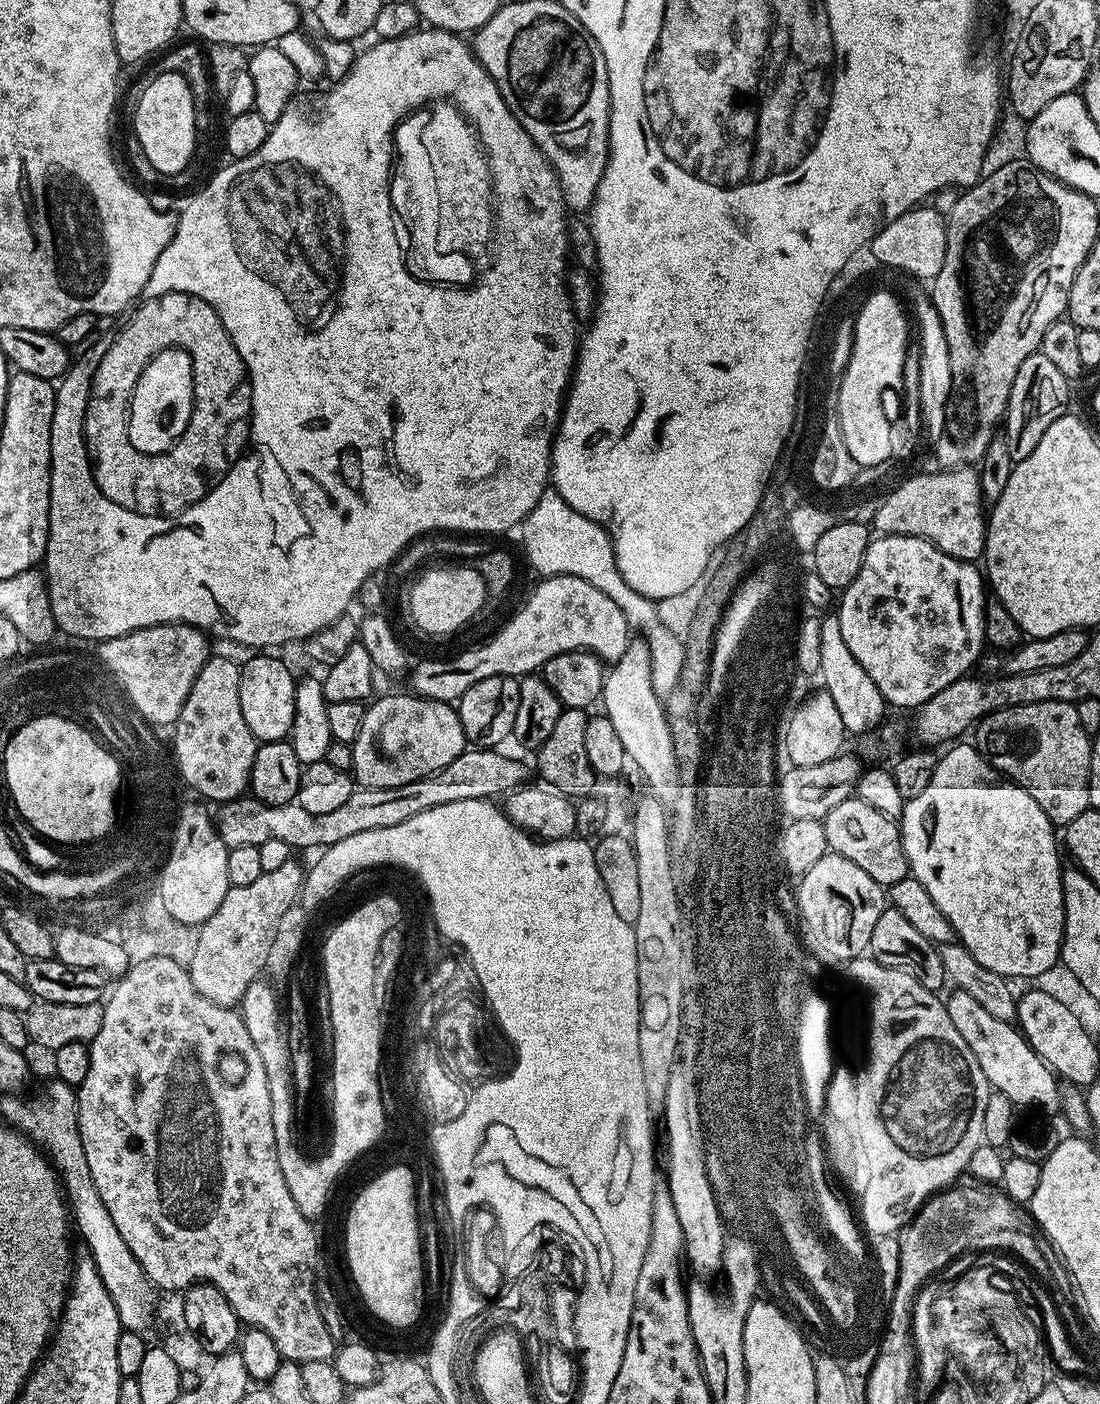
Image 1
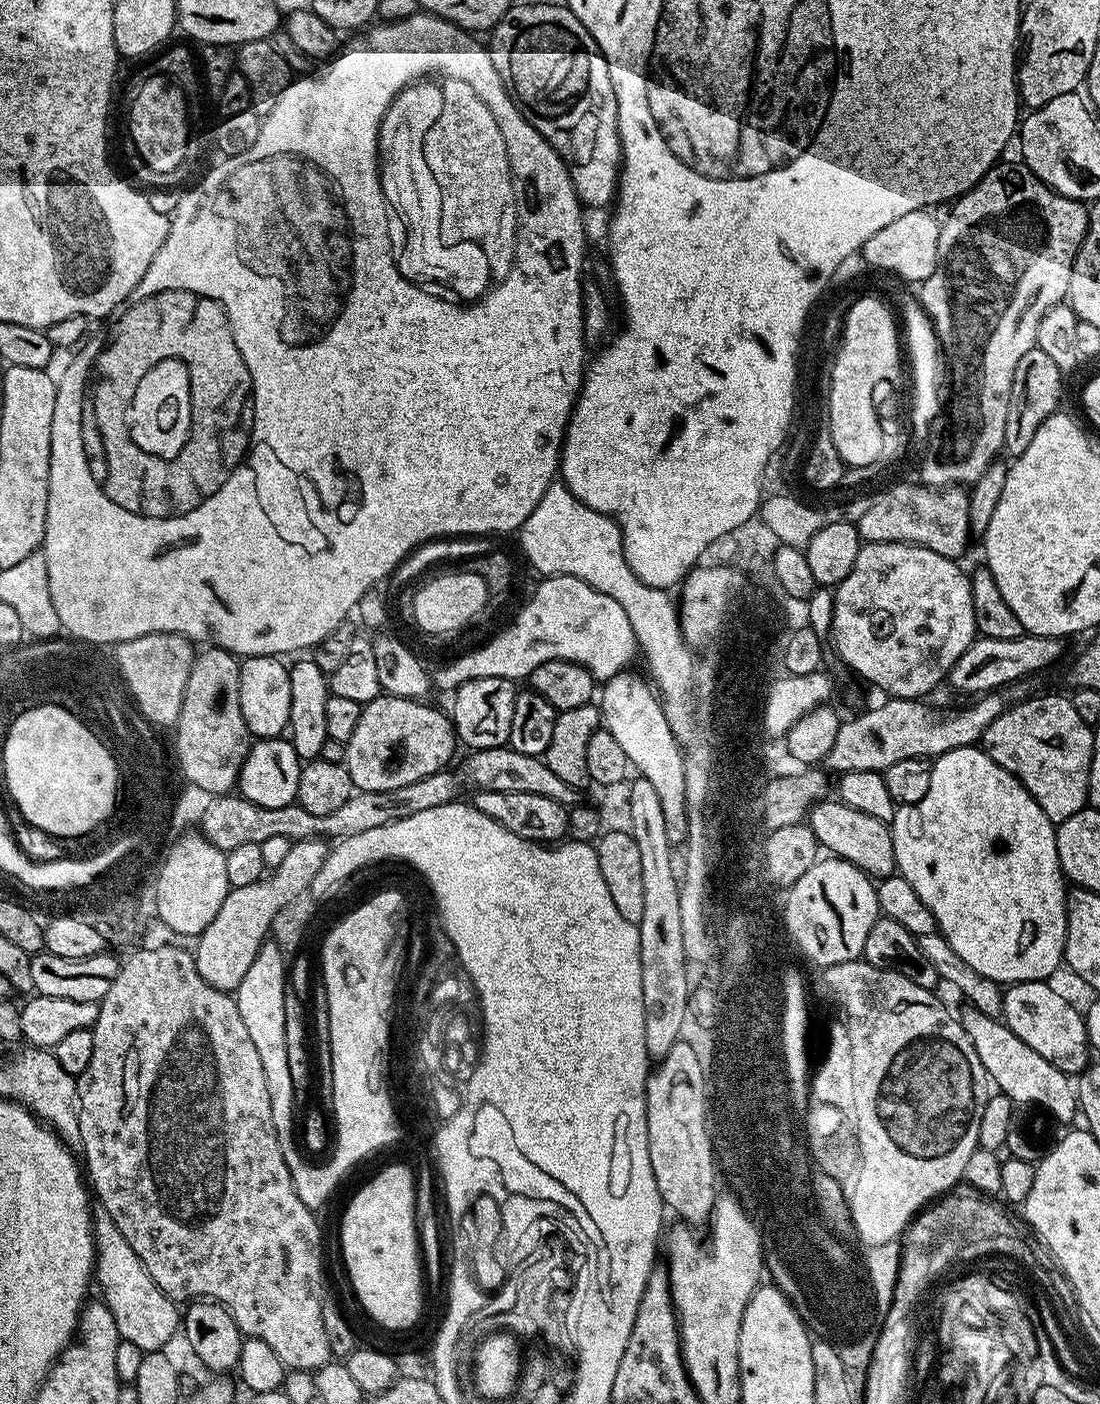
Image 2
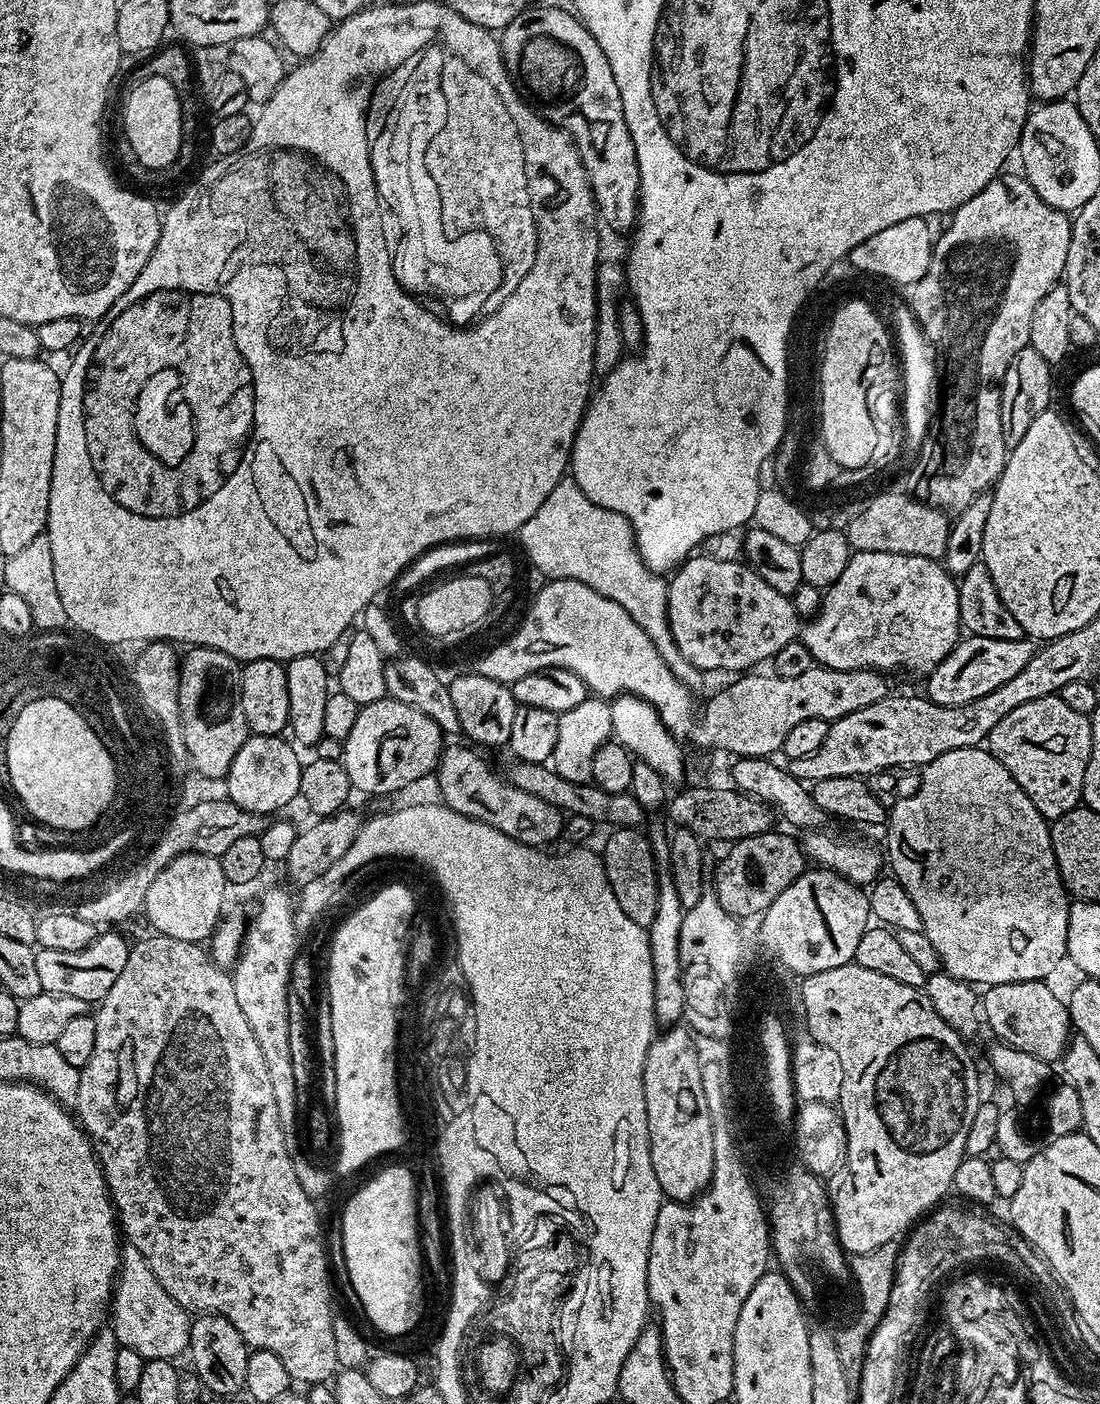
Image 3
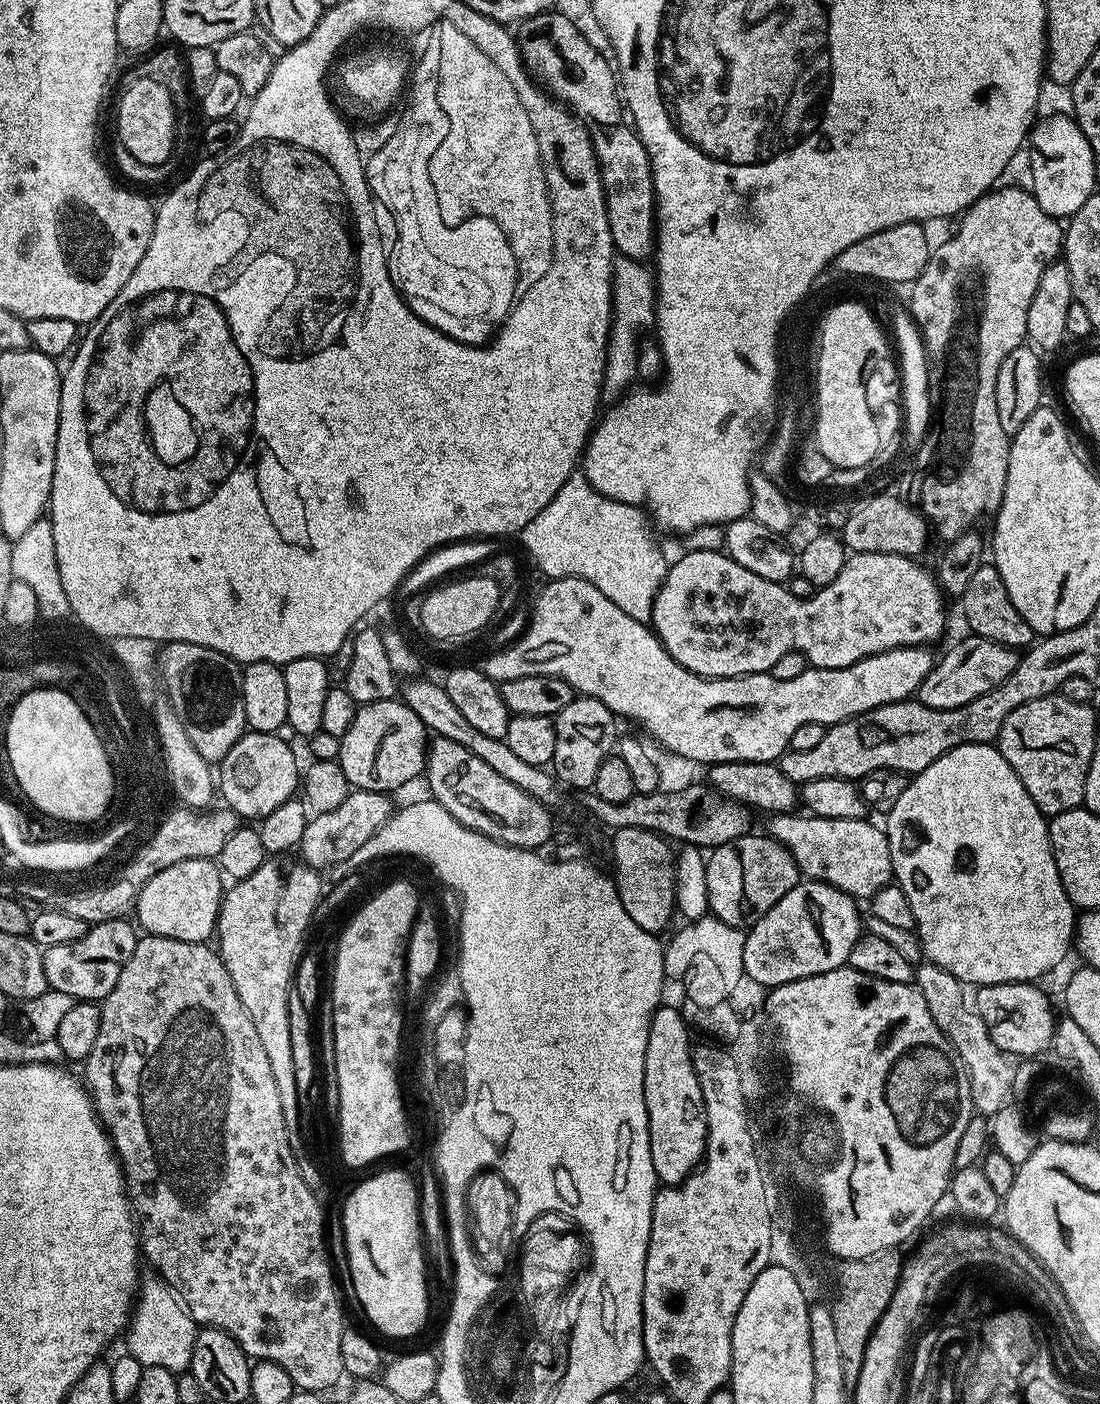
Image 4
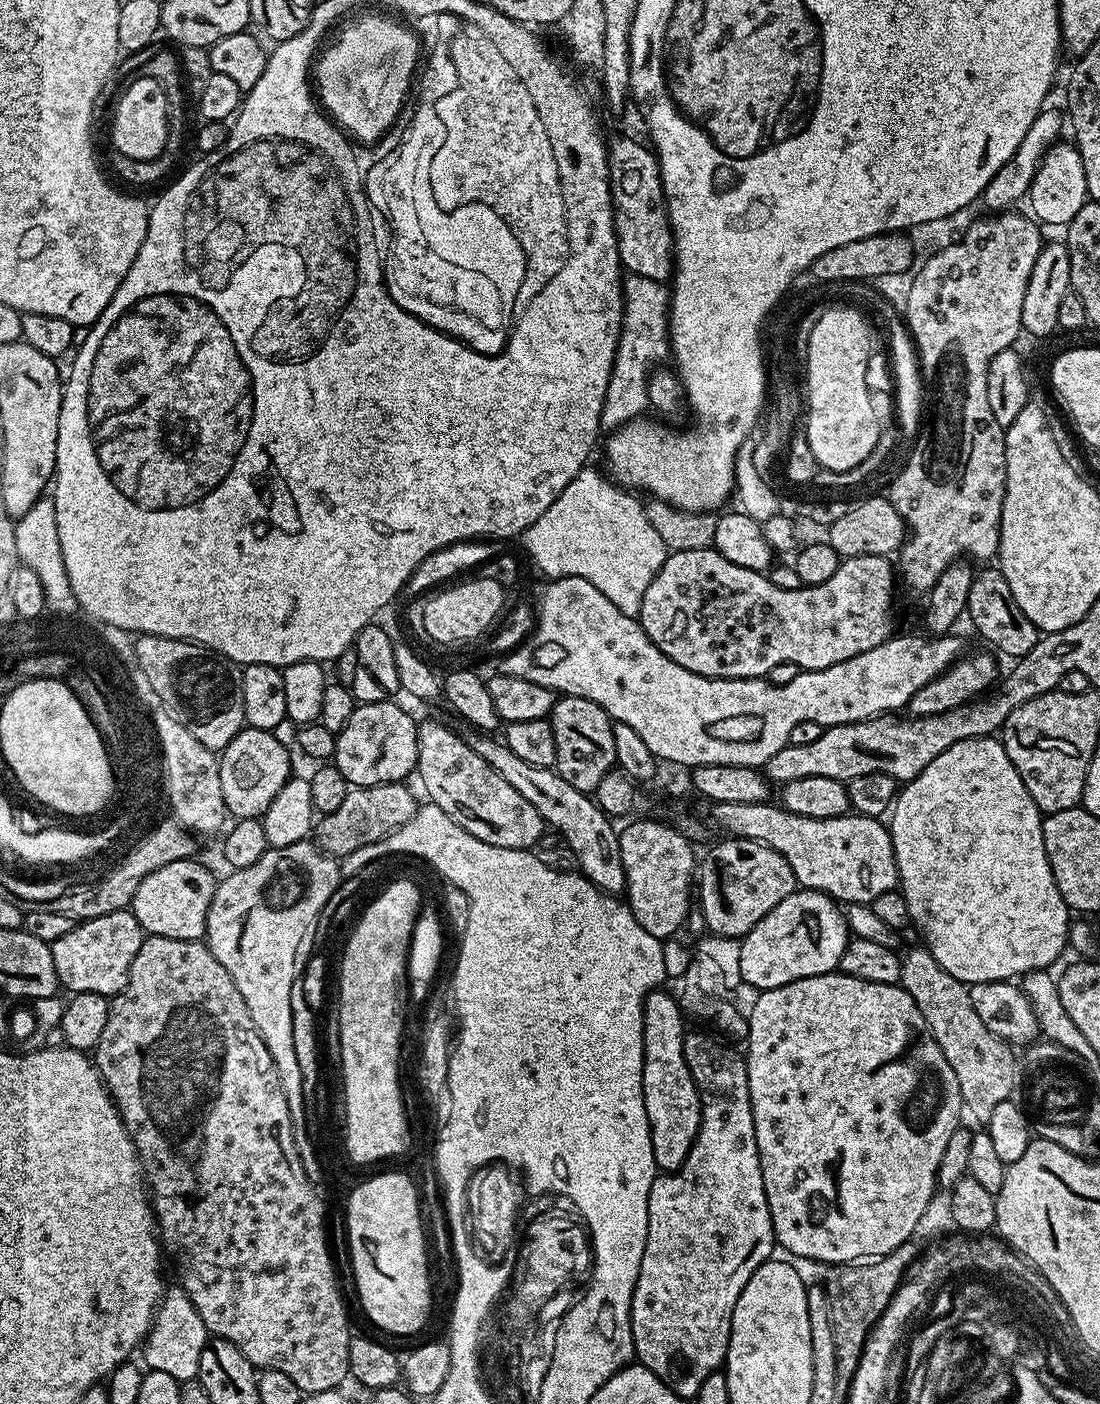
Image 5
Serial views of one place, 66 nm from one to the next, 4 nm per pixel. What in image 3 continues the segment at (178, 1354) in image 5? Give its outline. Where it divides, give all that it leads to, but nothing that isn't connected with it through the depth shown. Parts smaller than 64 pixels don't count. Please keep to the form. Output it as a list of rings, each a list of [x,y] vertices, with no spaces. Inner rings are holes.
[[[130,1246],[121,1247],[120,1271],[110,1301],[110,1327],[117,1345],[134,1350],[145,1361],[175,1361],[176,1355],[187,1349],[189,1323],[190,1313],[162,1290],[162,1282],[154,1278],[154,1270],[150,1270],[146,1258]]]

